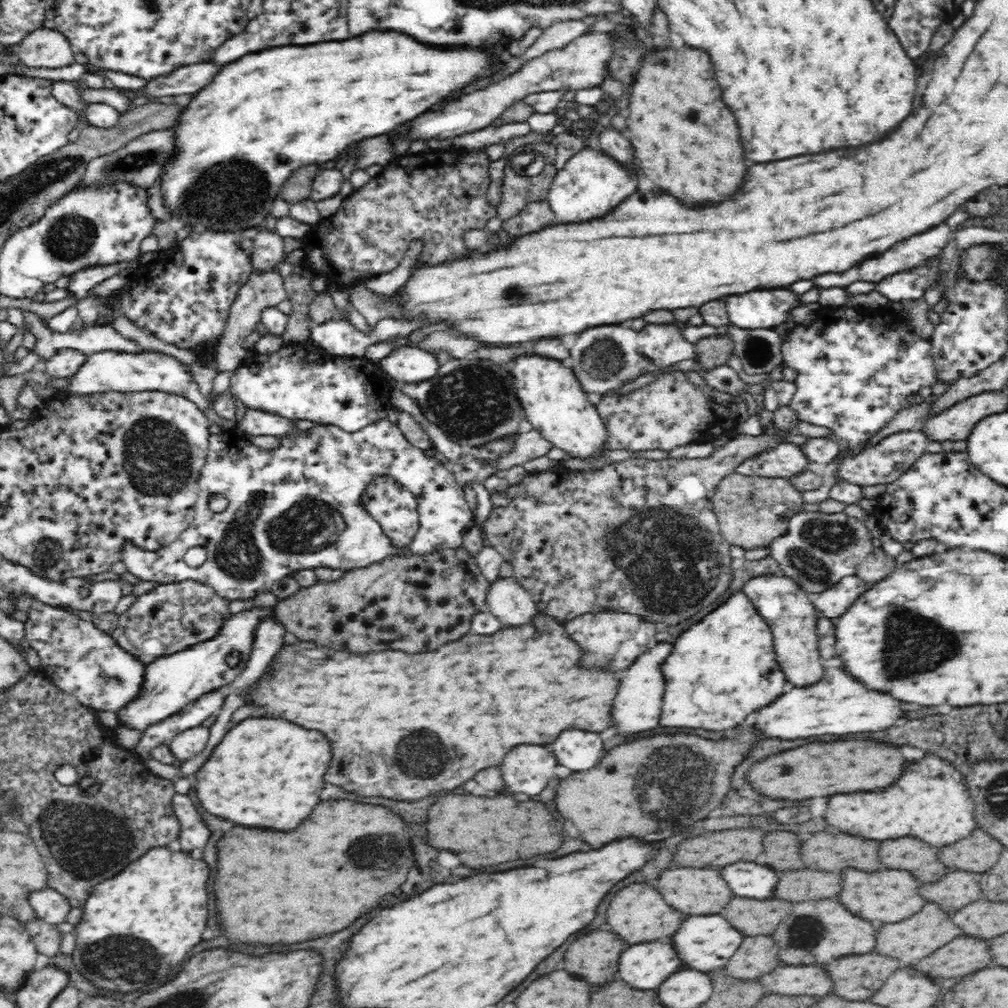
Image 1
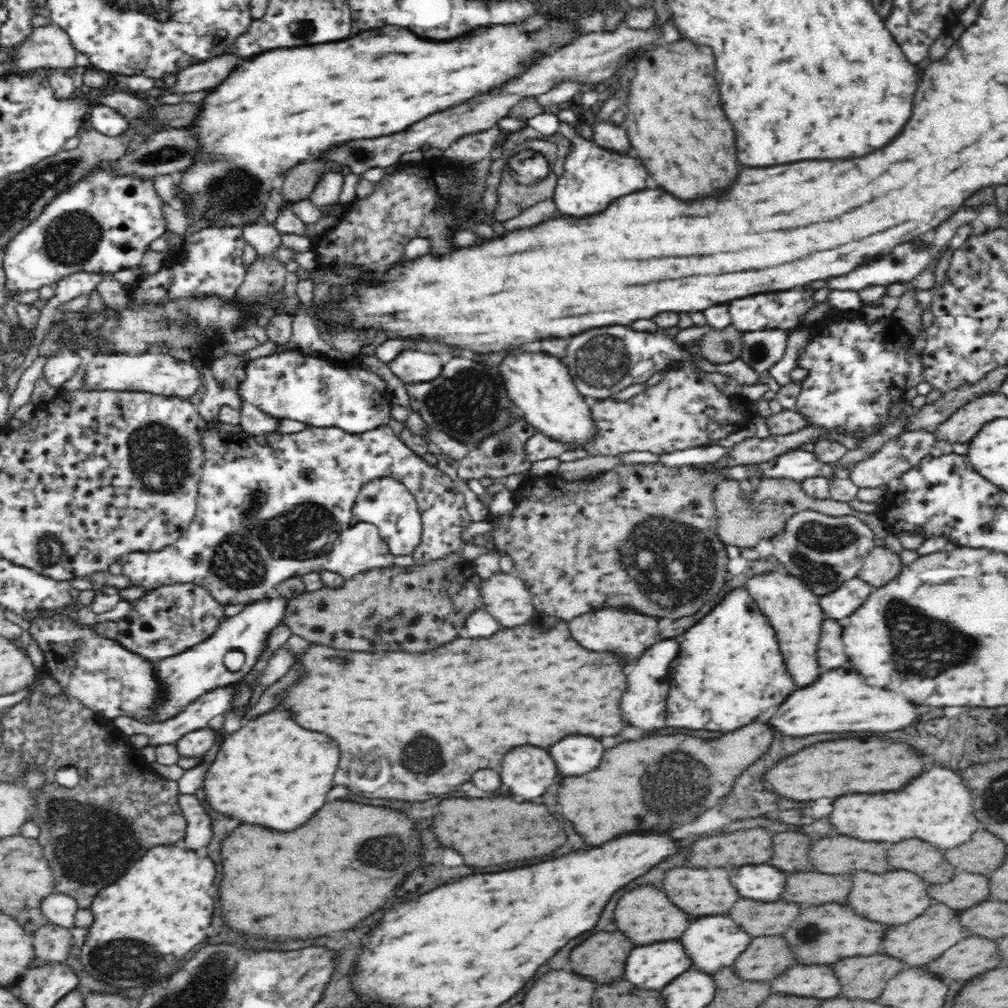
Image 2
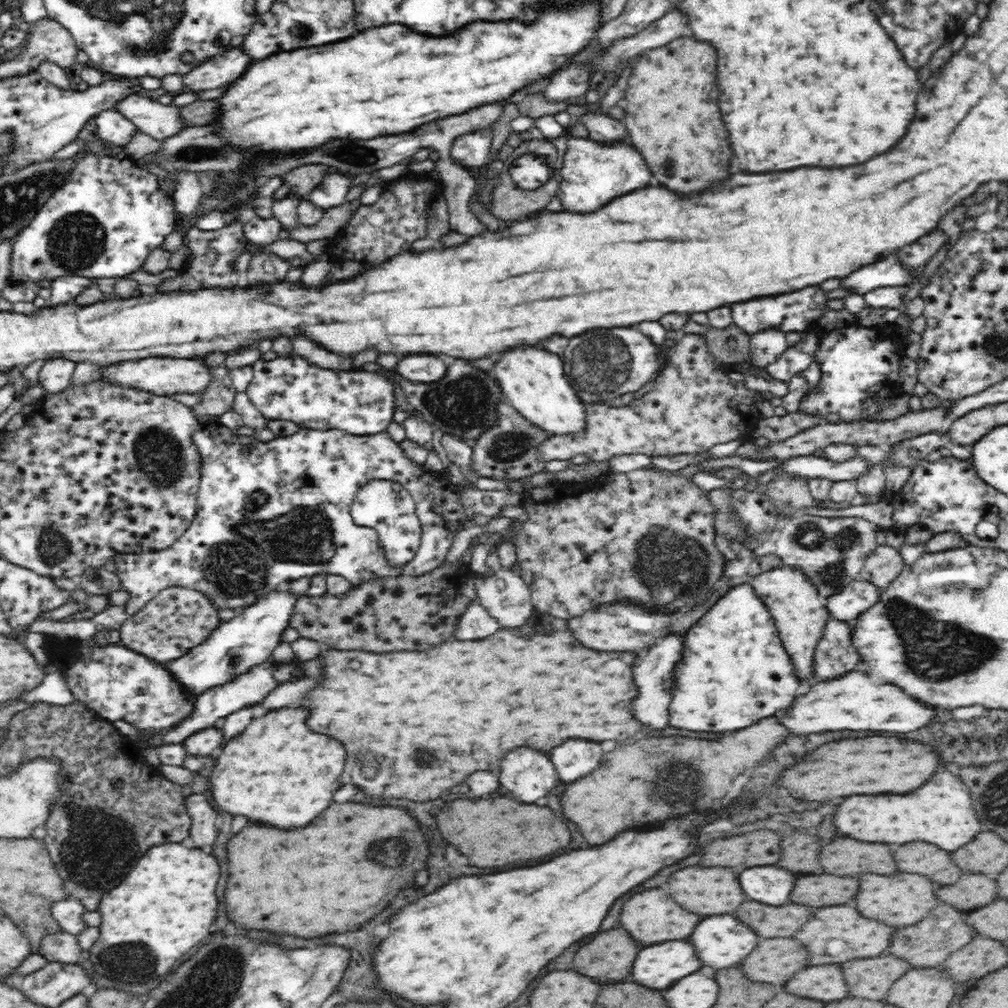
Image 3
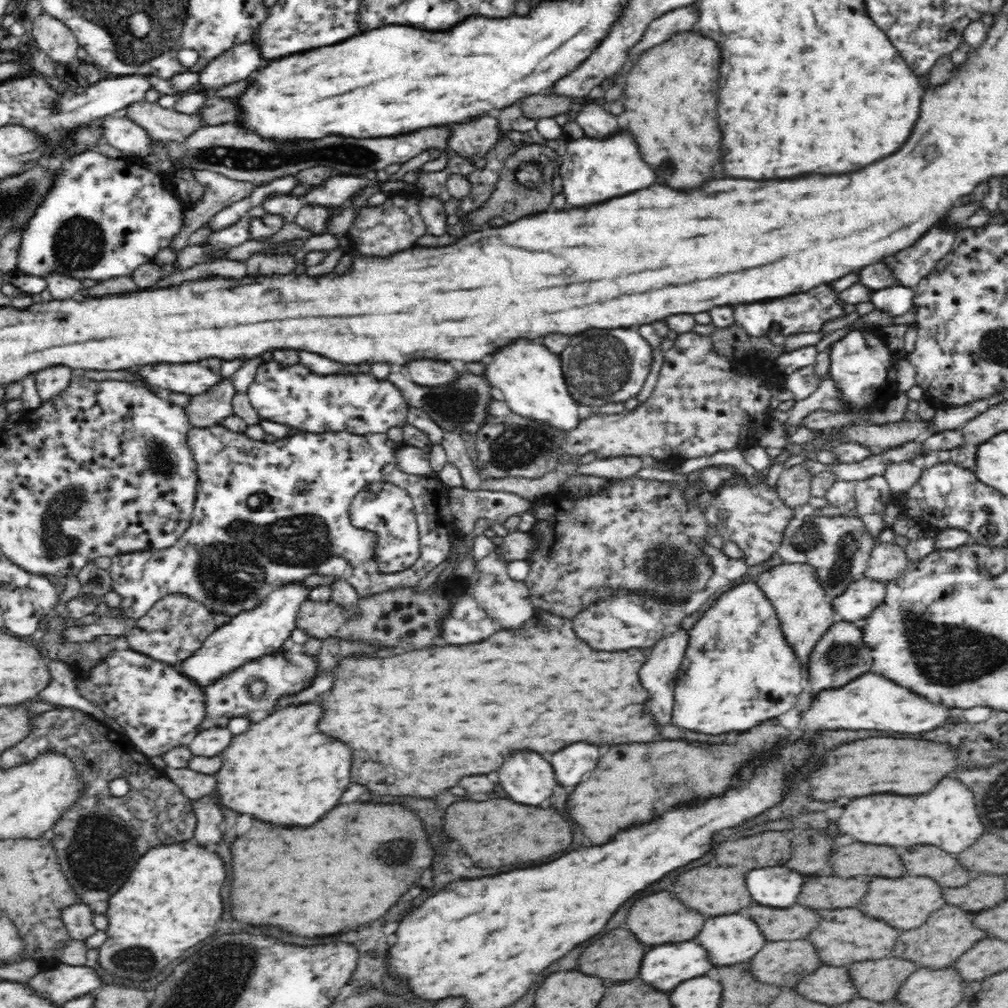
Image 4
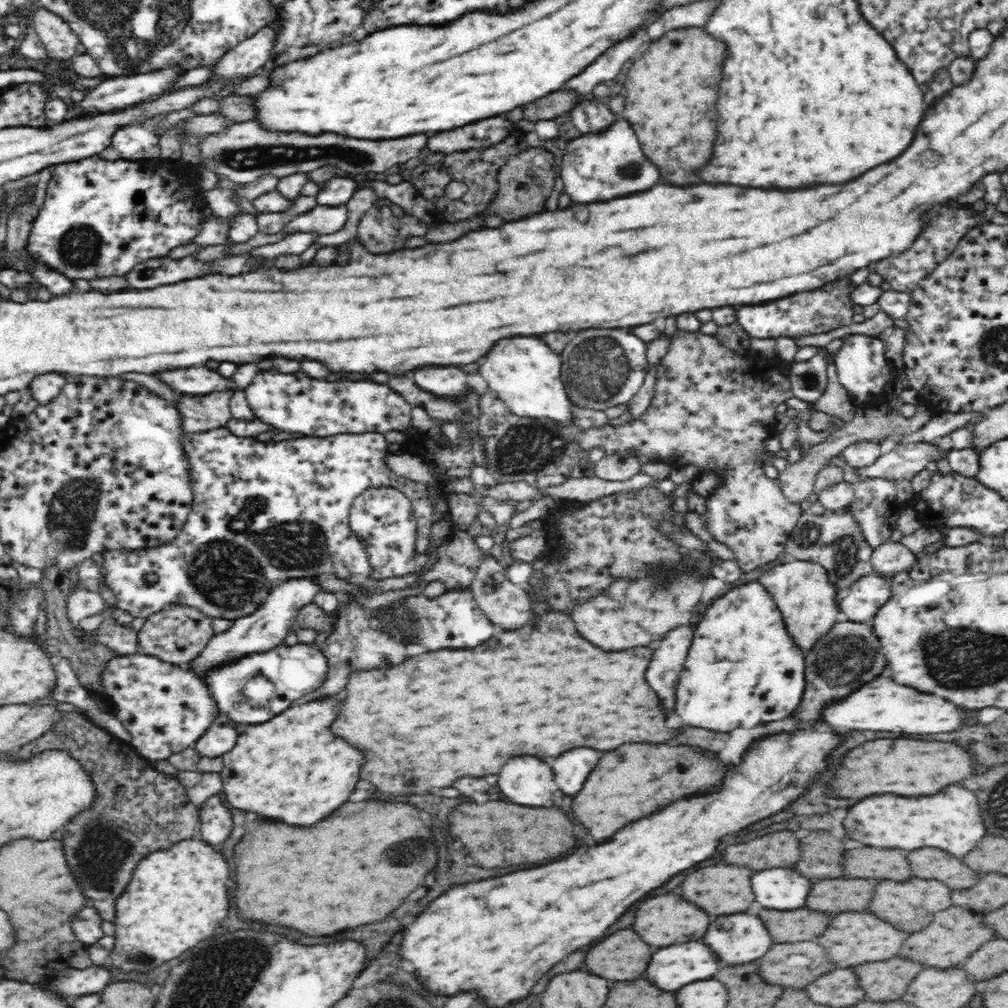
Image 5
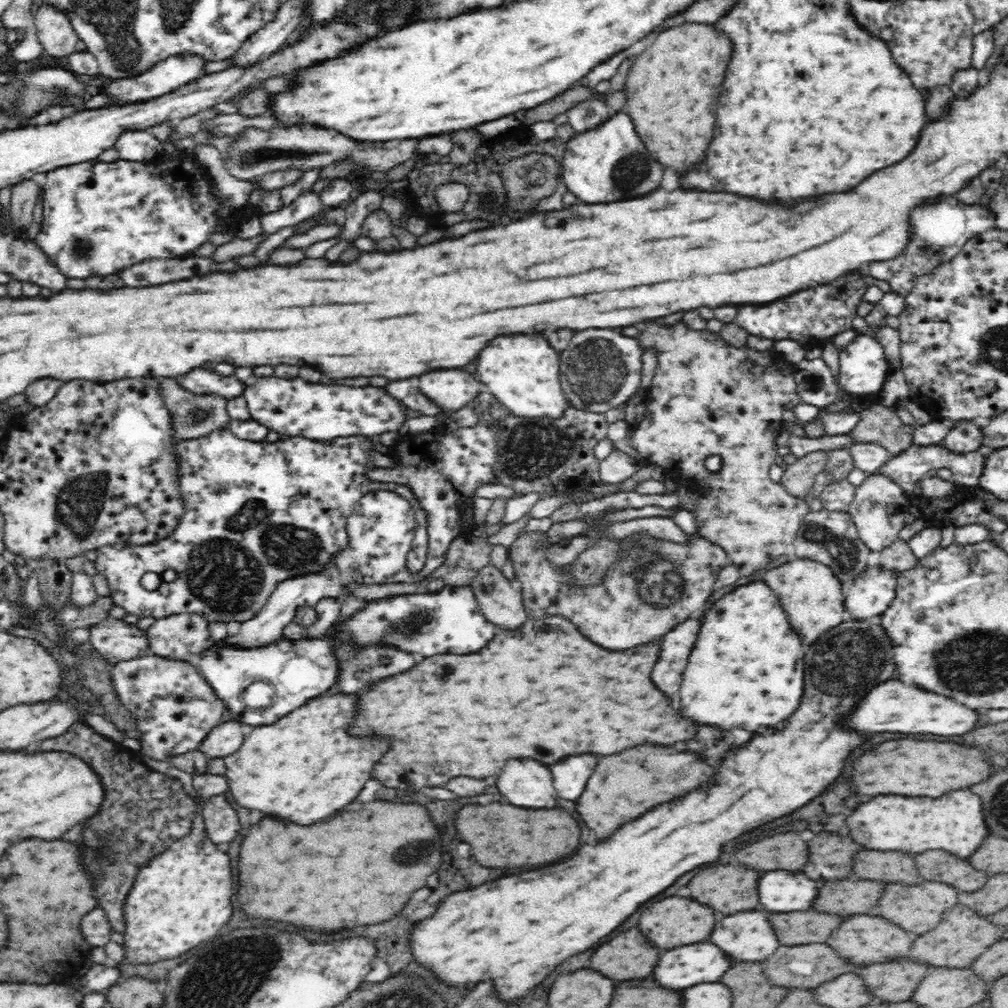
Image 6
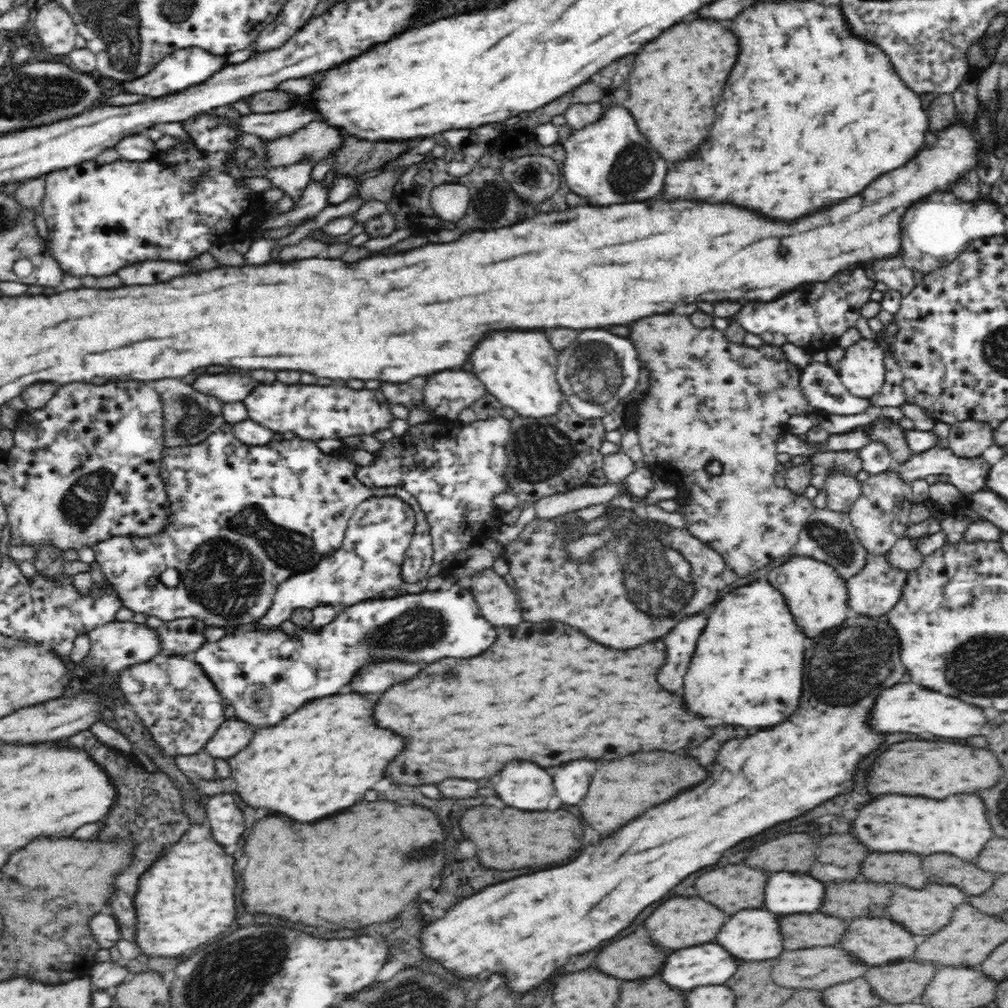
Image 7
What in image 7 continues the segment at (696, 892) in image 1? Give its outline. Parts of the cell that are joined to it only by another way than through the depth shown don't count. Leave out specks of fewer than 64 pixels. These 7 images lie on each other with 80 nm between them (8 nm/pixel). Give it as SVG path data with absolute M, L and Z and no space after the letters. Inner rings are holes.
M728 864L698 876L694 888L704 902L734 914L744 908L762 908L764 880L766 874L762 870Z

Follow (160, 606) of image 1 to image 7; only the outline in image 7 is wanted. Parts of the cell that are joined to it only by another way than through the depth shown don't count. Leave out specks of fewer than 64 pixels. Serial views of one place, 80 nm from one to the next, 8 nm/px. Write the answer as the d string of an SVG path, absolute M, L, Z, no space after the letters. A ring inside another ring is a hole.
M193 616L162 622L155 629L160 654L191 657L208 643L206 628L204 621Z

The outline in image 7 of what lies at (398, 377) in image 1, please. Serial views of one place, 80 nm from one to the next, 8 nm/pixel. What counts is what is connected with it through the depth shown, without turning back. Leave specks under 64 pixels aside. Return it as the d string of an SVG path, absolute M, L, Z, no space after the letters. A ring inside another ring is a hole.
M462 370L436 372L426 378L424 396L432 406L433 416L443 421L454 421L460 410L468 408L484 394L484 384Z

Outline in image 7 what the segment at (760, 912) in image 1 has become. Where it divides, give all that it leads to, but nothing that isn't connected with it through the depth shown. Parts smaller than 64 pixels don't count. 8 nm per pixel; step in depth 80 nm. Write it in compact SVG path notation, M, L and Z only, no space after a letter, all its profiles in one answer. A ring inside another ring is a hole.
M788 914L778 918L778 928L784 940L784 948L796 950L804 946L832 946L846 924L834 916L814 914Z

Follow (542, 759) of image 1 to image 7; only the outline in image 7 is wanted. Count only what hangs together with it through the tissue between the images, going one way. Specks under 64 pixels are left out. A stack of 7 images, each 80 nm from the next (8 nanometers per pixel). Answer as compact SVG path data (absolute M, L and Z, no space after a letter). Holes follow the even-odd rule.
M512 760L500 770L496 792L508 806L520 810L546 810L554 788L544 768L526 760Z

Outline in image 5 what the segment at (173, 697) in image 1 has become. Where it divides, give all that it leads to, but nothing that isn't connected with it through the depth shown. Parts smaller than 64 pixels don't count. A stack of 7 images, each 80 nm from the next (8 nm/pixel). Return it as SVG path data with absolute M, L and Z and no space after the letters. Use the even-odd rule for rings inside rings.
M312 578L292 579L275 585L254 611L235 618L228 630L220 634L214 633L196 658L187 664L188 668L202 680L206 680L208 674L214 673L215 670L234 665L236 661L252 657L252 654L262 654L282 645L284 638L296 625L298 610L305 604L311 603L318 591L322 591L322 588L319 588Z

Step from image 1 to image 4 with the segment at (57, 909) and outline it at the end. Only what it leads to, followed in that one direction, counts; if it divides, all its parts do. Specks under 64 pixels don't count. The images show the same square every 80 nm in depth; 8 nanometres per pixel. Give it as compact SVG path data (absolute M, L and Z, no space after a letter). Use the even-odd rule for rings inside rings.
M74 902L65 906L59 917L64 923L65 929L70 937L78 940L86 940L96 932L92 921L93 912L83 902Z

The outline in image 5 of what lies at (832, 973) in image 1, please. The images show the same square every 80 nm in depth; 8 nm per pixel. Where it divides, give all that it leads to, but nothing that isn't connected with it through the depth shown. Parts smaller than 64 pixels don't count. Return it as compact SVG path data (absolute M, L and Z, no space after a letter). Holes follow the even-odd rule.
M892 958L886 962L866 962L866 964L854 966L852 970L864 994L870 1000L886 1002L888 998L890 1000L900 998L902 994L898 992L906 990L908 982L922 970L922 966L916 962L902 960L902 958Z

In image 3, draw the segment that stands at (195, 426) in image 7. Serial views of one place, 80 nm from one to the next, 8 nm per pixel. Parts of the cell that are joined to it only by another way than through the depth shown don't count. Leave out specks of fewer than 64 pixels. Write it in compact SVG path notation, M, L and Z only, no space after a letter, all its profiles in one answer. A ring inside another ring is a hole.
M220 364L211 370L211 379L203 392L202 400L193 408L196 417L202 423L208 422L210 418L216 418L228 409L232 409L233 396L237 393L234 388L230 370L226 364Z

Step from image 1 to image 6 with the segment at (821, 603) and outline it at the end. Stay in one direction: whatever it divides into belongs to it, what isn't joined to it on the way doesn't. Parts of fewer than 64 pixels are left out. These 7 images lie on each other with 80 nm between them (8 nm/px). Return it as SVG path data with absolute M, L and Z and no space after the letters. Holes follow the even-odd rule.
M868 566L863 574L845 589L844 608L853 620L876 620L895 597L896 572Z

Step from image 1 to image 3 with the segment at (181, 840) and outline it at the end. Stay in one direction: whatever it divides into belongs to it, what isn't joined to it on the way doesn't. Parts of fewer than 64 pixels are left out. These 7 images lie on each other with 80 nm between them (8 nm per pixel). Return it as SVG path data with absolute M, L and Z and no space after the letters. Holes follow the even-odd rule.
M203 794L183 795L185 809L188 811L189 826L188 844L194 842L194 848L210 846L216 838L216 814L210 808Z

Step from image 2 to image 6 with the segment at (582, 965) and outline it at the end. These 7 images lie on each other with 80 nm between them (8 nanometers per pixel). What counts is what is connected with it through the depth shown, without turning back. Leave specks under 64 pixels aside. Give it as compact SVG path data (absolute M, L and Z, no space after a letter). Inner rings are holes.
M636 928L624 930L606 944L598 946L590 956L590 968L604 976L624 976L612 980L634 980L648 976L656 964L660 950L656 950ZM628 970L628 972L616 972Z

